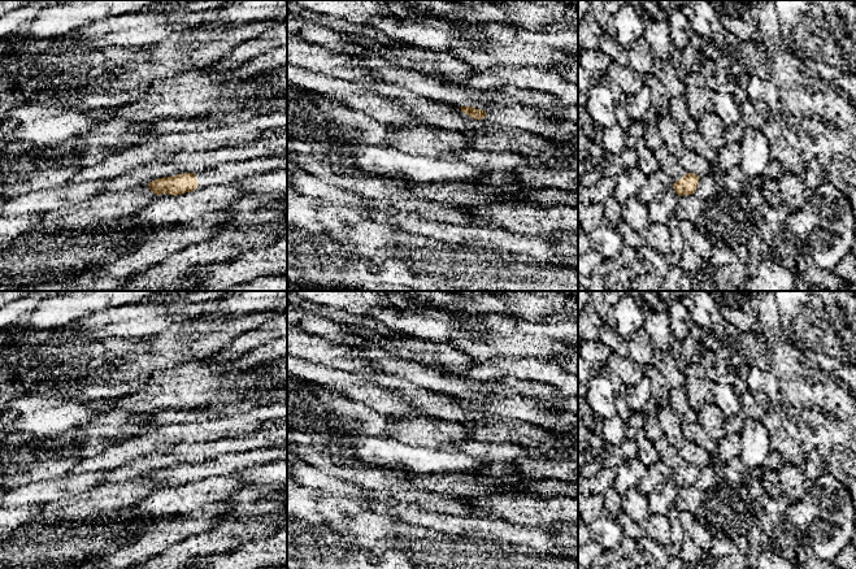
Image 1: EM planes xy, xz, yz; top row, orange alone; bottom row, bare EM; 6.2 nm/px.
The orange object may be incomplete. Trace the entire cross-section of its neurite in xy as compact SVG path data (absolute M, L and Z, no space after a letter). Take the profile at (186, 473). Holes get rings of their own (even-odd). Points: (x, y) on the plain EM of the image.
M287 444L265 447L251 452L227 453L217 459L196 464L182 464L173 468L164 468L148 474L149 481L156 485L182 486L204 478L218 478L231 475L239 470L269 464L287 461Z

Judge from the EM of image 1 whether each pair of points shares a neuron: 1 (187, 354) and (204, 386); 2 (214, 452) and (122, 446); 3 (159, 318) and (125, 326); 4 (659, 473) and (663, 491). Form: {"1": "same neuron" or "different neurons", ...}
{"1": "different neurons", "2": "different neurons", "3": "same neuron", "4": "different neurons"}

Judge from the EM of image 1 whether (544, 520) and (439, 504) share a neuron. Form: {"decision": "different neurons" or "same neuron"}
{"decision": "different neurons"}

